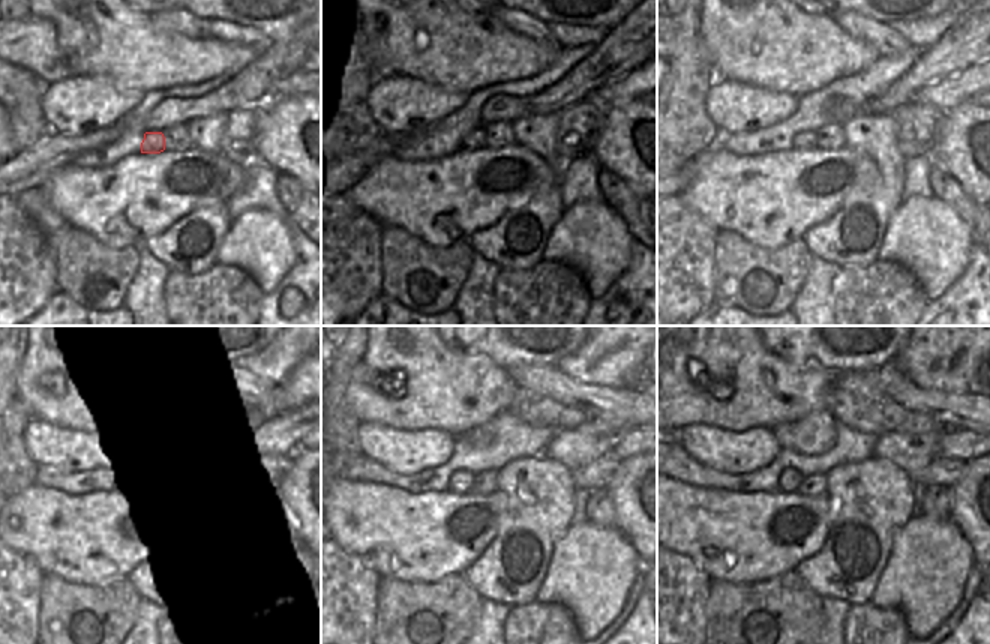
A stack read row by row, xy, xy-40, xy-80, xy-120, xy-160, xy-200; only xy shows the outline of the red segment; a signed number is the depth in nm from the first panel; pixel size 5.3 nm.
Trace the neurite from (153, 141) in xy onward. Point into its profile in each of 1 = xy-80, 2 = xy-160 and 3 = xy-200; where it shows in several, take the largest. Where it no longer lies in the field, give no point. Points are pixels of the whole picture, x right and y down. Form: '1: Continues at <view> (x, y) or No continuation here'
1: Continues at xy-80 (804, 140)
2: Continues at xy-160 (461, 481)
3: Continues at xy-200 (789, 481)

